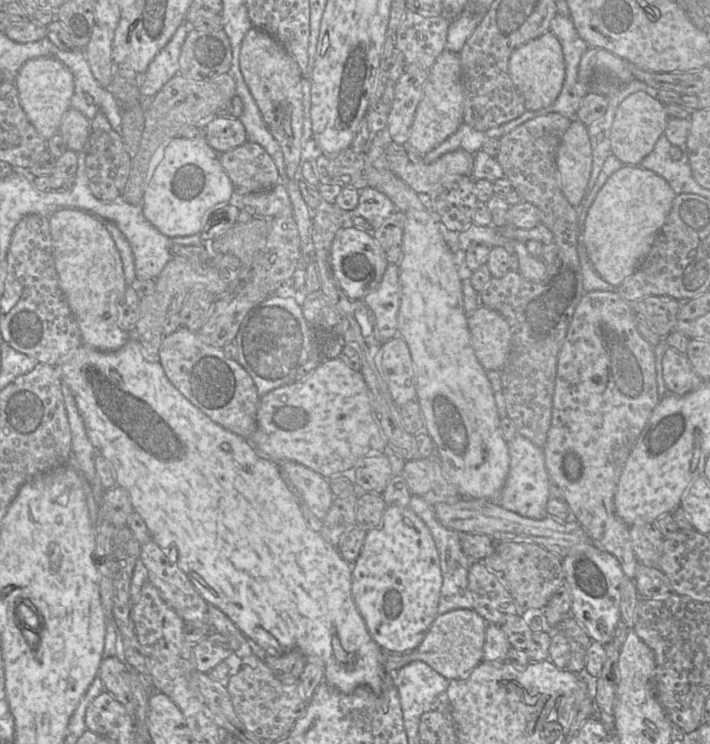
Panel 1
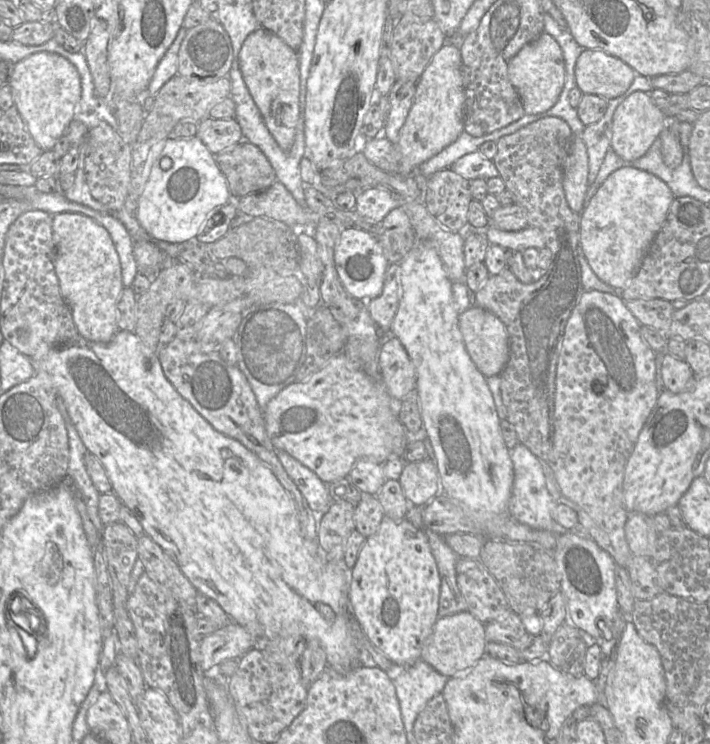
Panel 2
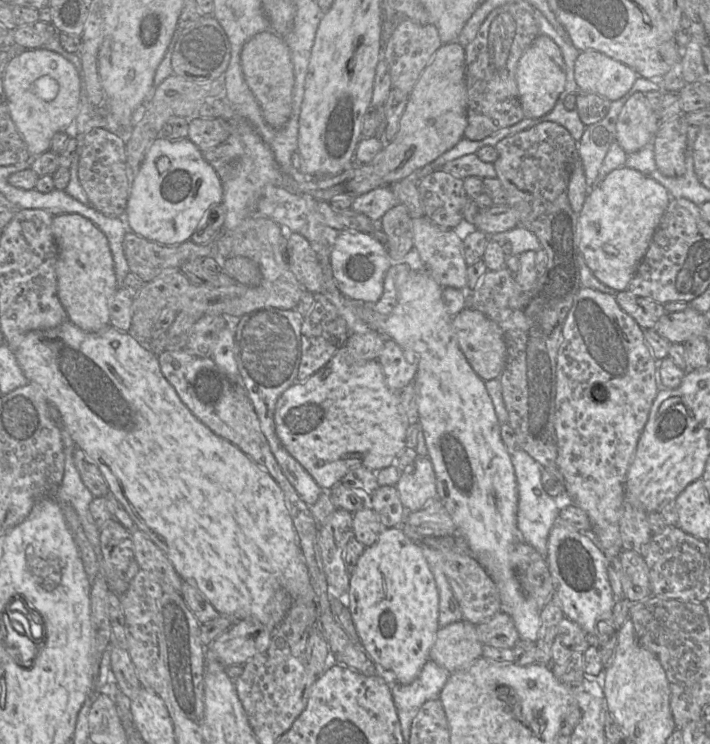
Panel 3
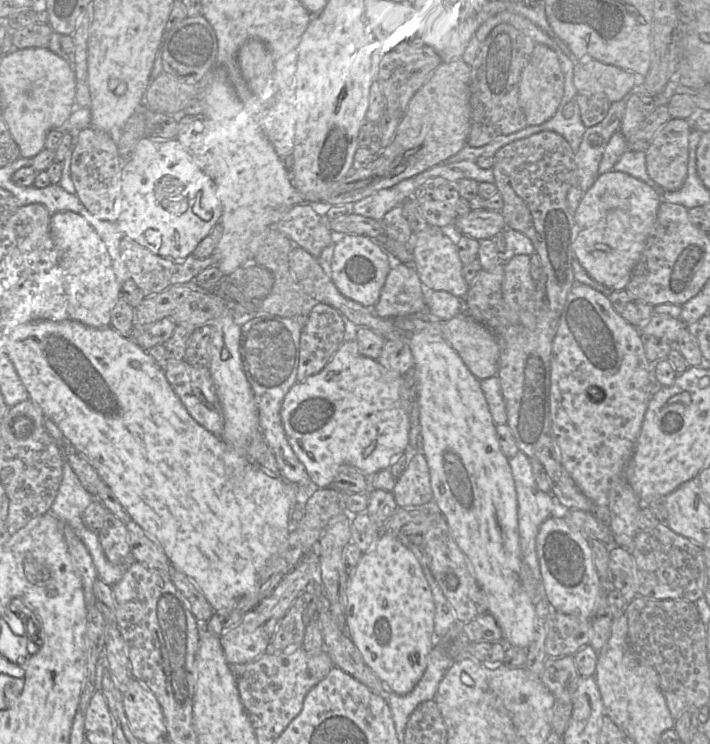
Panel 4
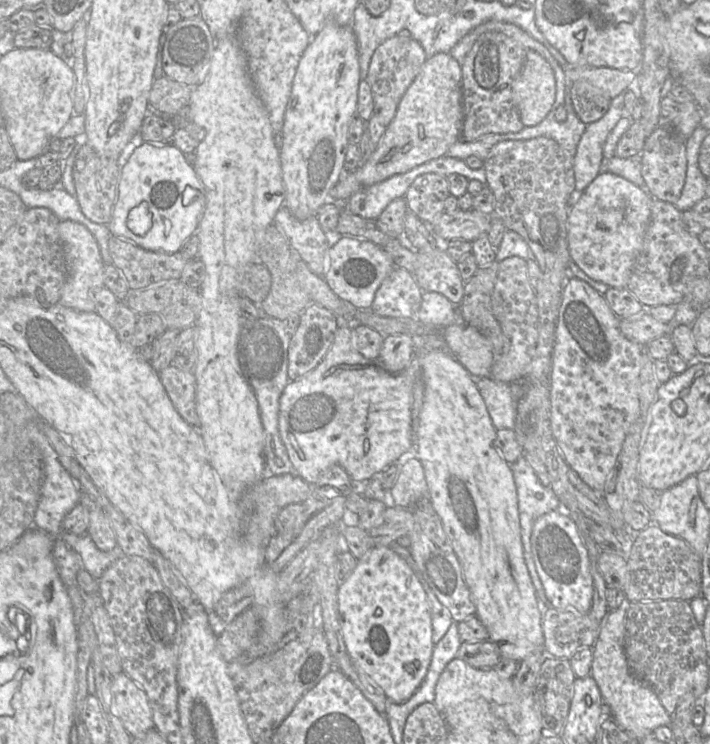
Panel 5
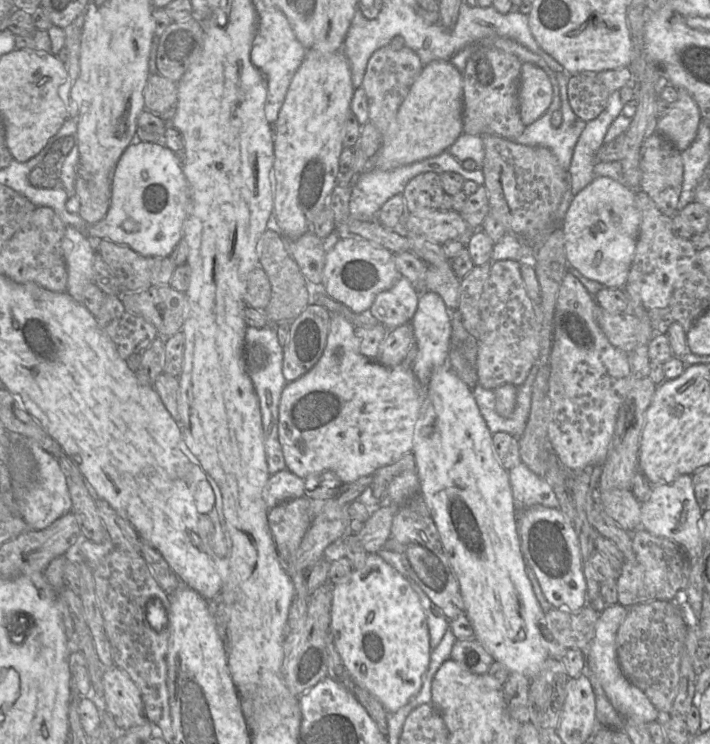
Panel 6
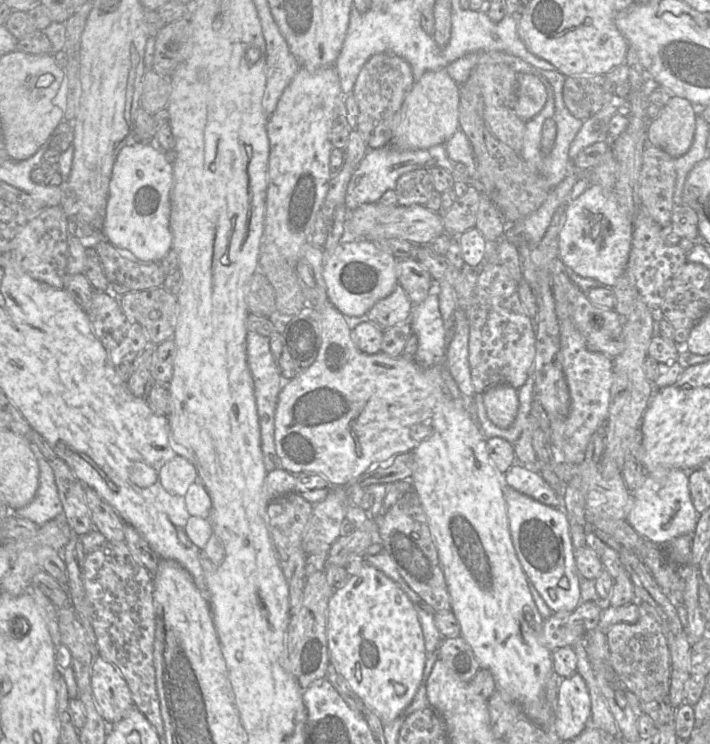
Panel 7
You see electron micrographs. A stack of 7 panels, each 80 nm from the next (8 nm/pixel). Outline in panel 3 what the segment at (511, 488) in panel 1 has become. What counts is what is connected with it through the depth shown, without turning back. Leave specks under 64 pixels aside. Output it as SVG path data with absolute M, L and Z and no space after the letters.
M517 448L511 453L511 461L514 467L517 489L517 528L520 539L534 547L542 556L547 555L547 541L550 530L558 522L561 502L559 498L550 496L541 483L541 465L527 452Z

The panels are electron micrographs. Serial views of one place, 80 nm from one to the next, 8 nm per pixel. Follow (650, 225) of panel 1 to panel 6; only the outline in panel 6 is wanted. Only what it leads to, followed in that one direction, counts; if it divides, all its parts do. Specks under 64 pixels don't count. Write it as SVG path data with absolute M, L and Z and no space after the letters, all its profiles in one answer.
M595 177L571 201L561 223L568 265L609 288L624 288L640 232L636 191L609 177Z

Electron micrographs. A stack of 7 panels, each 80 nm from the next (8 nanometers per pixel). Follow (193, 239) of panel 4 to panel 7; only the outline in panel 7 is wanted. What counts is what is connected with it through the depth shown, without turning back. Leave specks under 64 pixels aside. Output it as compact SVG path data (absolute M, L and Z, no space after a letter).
M149 143L127 144L119 152L110 179L101 235L143 262L160 262L172 248L170 193L172 164Z

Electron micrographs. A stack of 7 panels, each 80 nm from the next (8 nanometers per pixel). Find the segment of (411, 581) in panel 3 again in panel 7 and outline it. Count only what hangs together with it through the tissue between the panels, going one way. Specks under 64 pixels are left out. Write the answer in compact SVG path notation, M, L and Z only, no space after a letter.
M365 558L364 565L362 566L361 570L357 574L351 576L345 586L335 590L329 600L327 616L327 638L330 663L346 680L350 688L360 698L364 706L379 717L383 726L388 725L394 721L411 704L421 685L424 668L426 665L426 659L428 657L418 615L412 602L405 594L405 592L400 588L400 586L382 571L371 565L365 564Z

